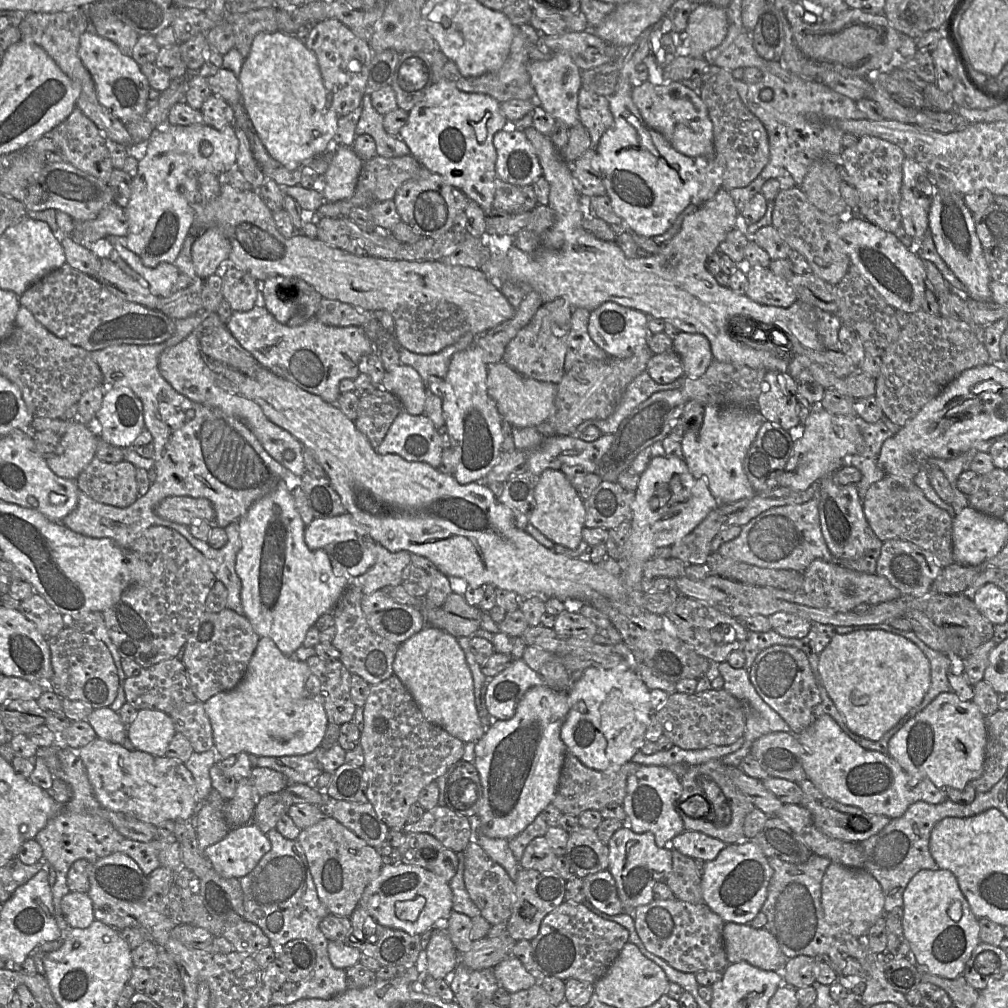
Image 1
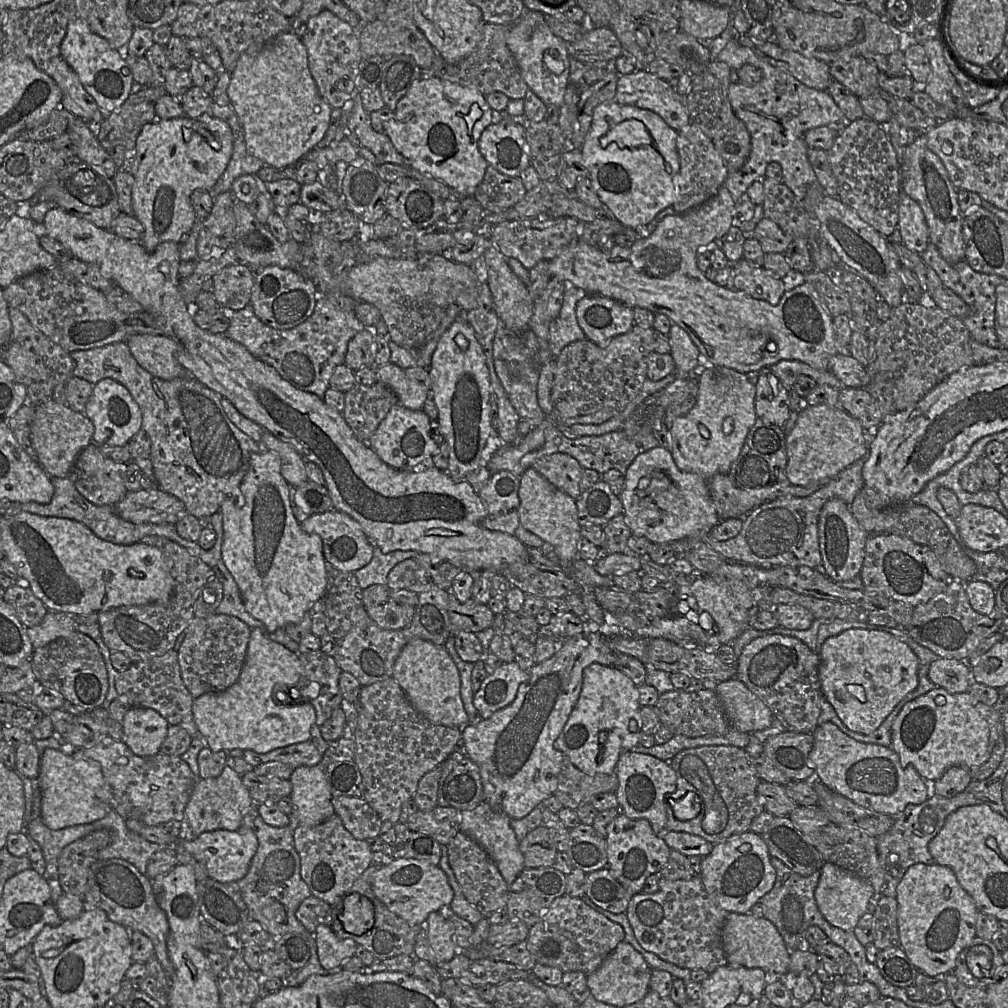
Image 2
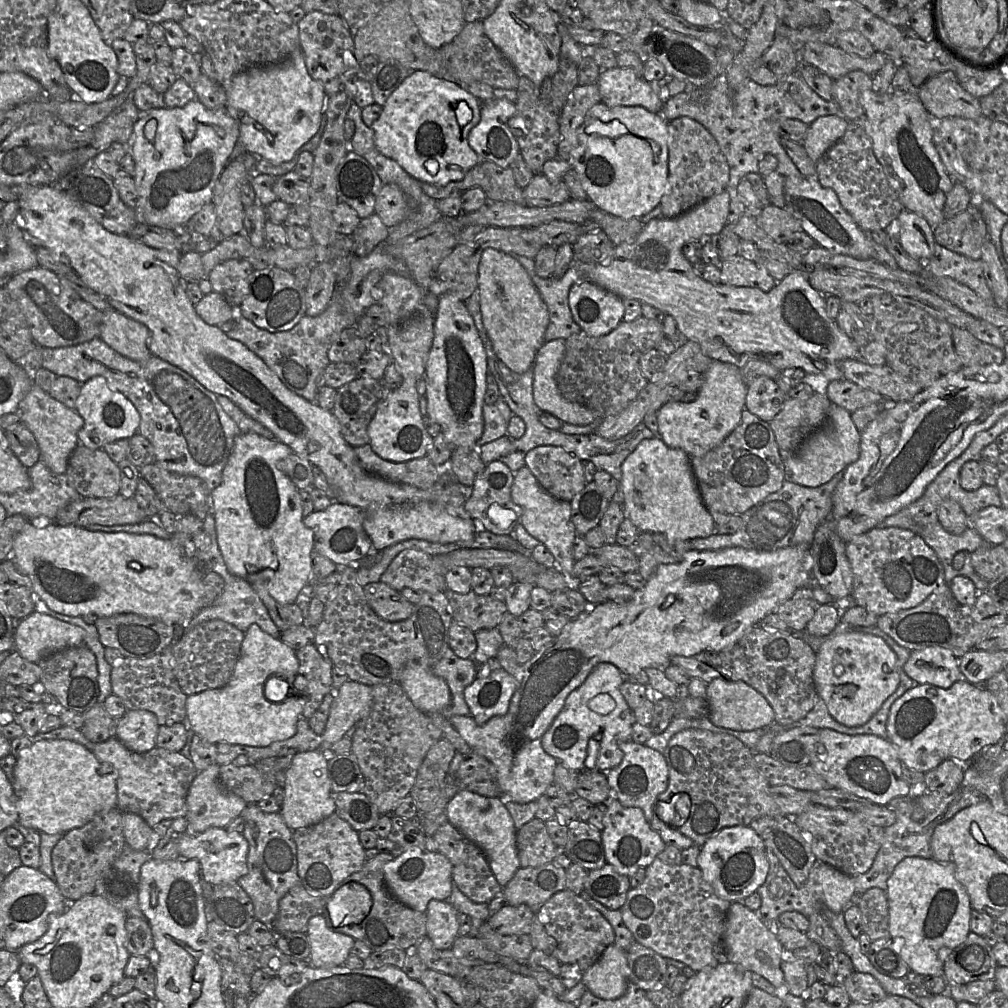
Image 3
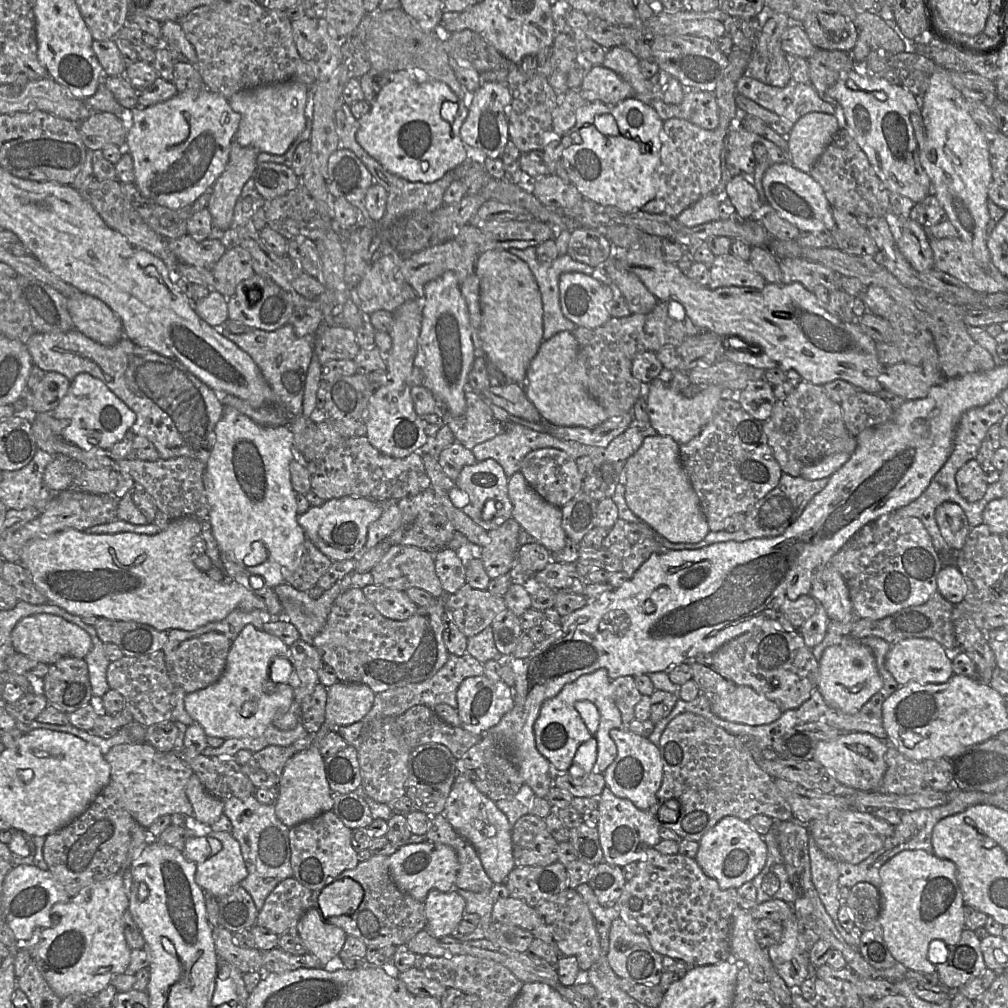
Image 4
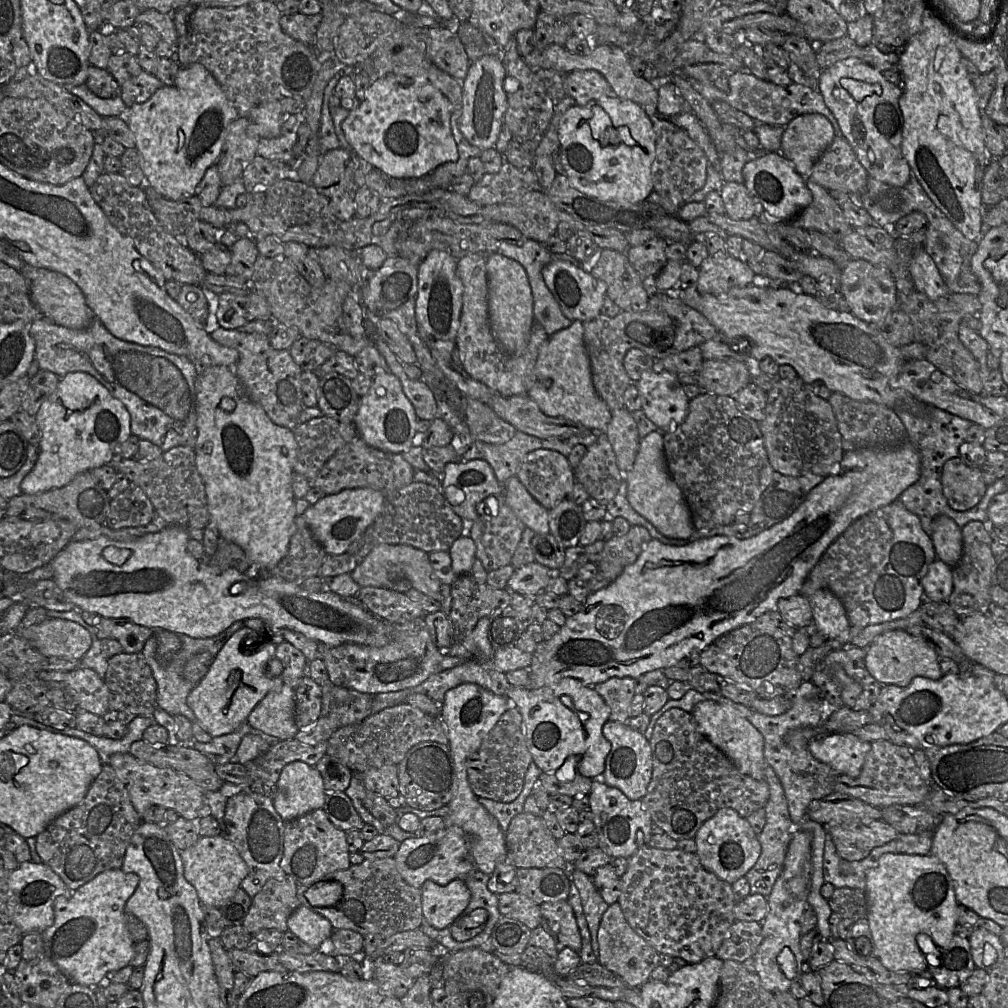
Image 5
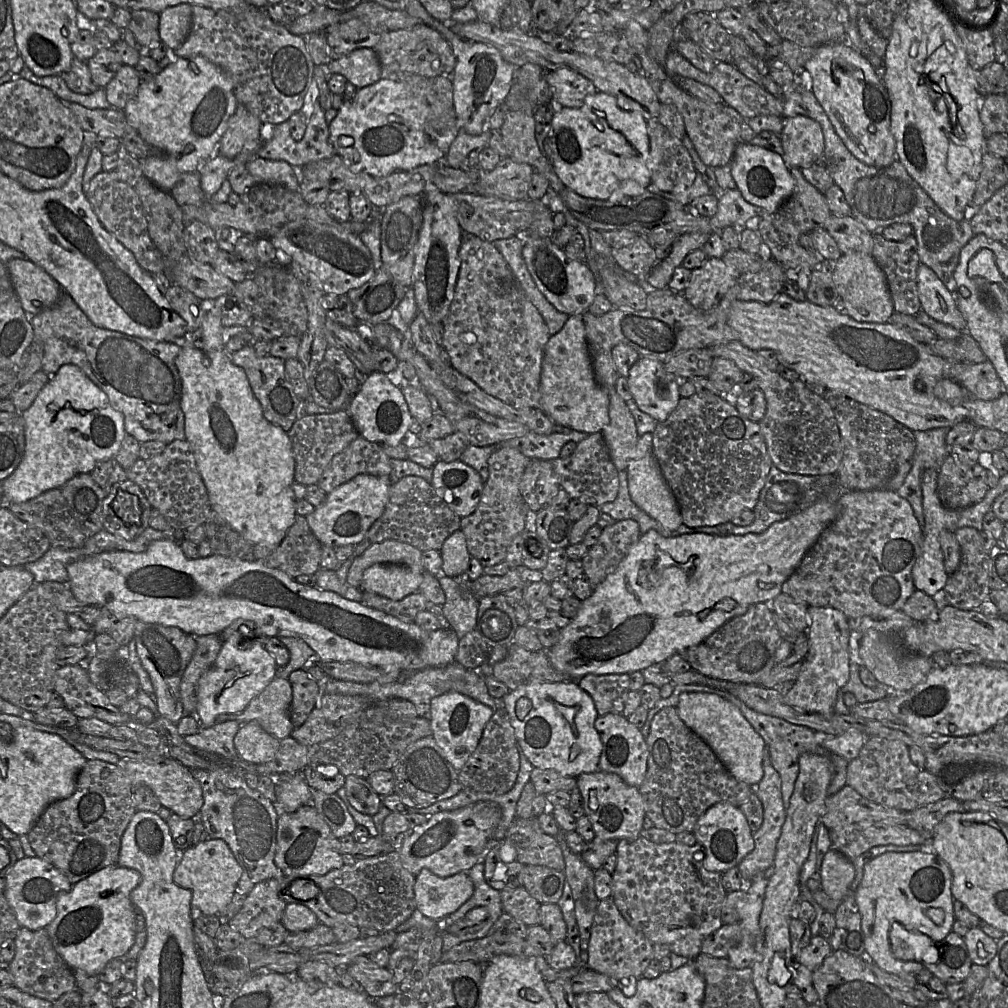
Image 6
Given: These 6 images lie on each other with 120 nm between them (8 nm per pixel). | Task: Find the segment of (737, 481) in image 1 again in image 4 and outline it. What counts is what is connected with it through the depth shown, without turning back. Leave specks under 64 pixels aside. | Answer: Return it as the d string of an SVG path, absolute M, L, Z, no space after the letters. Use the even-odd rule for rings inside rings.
M660 378L652 380L644 389L650 424L661 436L670 436L678 444L685 444L696 437L710 422L721 399L737 396L737 393L723 391L717 385L703 388L693 398L686 398L681 392L671 389L670 385Z

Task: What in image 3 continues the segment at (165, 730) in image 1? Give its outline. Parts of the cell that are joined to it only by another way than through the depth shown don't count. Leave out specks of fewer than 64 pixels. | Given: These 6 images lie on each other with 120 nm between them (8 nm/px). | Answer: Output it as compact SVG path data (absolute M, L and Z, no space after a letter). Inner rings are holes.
M128 710L120 719L116 738L129 750L145 753L156 747L157 717L147 710Z

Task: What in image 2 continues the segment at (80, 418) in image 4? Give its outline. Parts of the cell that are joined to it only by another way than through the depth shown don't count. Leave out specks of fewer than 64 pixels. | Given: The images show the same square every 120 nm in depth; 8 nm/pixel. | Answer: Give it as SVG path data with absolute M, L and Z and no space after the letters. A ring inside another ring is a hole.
M104 378L93 385L86 403L85 413L94 426L92 443L97 445L122 446L141 429L142 413L129 390L112 378Z

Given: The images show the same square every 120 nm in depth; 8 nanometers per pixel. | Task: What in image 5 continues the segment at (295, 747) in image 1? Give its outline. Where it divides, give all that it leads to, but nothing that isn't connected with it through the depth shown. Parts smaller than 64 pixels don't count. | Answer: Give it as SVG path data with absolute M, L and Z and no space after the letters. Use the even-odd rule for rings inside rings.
M242 627L234 632L221 650L215 655L207 674L192 688L187 696L187 705L194 712L202 728L212 737L230 734L237 730L243 723L247 722L251 711L269 692L280 690L284 685L282 675L274 677L268 674L270 660L277 658L277 645L266 640L259 642L259 637L253 634L254 631L248 627Z

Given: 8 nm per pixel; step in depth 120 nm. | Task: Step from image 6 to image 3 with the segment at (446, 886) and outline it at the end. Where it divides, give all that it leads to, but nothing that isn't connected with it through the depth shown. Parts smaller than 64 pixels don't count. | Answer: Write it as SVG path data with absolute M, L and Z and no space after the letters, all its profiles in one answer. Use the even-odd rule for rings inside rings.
M431 900L426 914L427 936L440 950L451 949L459 936L458 911L446 900Z

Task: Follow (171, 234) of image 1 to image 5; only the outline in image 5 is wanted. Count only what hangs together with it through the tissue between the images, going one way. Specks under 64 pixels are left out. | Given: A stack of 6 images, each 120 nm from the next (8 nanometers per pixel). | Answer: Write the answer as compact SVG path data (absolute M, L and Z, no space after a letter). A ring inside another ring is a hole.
M200 63L182 66L172 86L163 85L147 101L128 107L119 115L135 137L145 184L169 200L196 195L206 170L216 165L223 149L229 125L240 117L214 76Z

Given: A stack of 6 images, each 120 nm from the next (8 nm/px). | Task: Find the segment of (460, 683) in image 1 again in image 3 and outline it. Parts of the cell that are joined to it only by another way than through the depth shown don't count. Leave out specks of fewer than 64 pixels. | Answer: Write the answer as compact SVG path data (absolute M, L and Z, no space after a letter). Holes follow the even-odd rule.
M420 663L407 664L401 672L399 683L414 706L425 714L441 713L451 704L446 681Z

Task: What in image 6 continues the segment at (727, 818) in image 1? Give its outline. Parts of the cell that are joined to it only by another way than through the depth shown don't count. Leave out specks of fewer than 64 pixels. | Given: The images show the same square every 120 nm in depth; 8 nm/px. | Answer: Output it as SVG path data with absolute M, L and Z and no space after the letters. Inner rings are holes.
M665 707L652 720L646 739L647 773L638 787L646 816L658 828L673 832L693 832L699 817L712 805L728 802L740 806L754 787L737 780L712 748L680 718L676 707Z

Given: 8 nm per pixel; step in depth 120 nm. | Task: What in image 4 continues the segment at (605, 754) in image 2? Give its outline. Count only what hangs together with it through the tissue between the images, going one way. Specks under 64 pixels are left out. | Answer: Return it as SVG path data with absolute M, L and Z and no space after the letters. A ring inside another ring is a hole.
M600 668L567 684L555 697L543 703L534 723L535 743L538 751L552 765L553 771L568 772L579 746L595 738L597 740L597 759L594 772L603 773L617 756L617 746L610 736L610 731L614 728L627 729L622 726L621 713L613 698L608 672ZM579 701L590 702L599 713L599 724L595 734L589 731L575 708L575 704Z

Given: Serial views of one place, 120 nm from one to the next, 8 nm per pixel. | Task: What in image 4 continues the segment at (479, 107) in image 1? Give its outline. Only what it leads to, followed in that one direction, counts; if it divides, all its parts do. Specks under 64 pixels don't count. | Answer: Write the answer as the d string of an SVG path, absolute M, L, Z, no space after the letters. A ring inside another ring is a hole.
M404 69L394 73L379 92L370 111L358 120L356 139L390 173L411 182L433 183L466 160L467 152L460 136L460 128L470 104L460 100L447 84L415 70L421 69Z

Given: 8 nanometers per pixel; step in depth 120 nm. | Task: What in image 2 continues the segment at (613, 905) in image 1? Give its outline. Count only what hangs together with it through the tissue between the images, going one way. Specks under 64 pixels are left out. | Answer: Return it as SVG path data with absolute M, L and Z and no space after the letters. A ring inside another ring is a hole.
M608 867L586 875L585 893L597 906L614 914L626 913L633 895L613 876Z

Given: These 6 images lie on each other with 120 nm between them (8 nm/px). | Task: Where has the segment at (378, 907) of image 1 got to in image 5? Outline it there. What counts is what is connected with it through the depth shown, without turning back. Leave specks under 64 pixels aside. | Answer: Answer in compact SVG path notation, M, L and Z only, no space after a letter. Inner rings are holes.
M454 825L402 841L394 859L404 881L417 889L421 889L427 880L432 880L441 886L457 878L464 880L464 877L474 870L470 838Z

